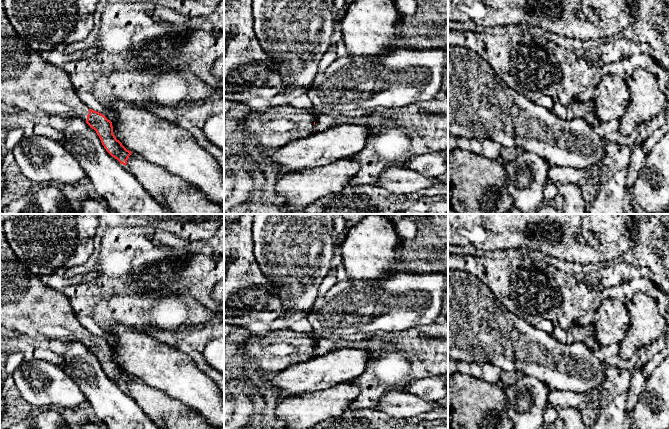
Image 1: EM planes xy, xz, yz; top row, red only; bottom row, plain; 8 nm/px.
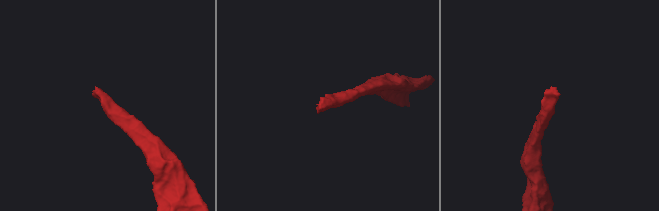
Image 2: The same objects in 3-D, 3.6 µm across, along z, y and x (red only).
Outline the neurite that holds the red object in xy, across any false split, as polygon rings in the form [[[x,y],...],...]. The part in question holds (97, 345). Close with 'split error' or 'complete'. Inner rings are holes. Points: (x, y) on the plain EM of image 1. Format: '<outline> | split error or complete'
[[[2,228],[0,324],[30,339],[80,342],[96,355],[106,375],[125,390],[132,377],[116,363],[112,346],[80,323],[67,295],[44,285],[19,261]]] | split error

